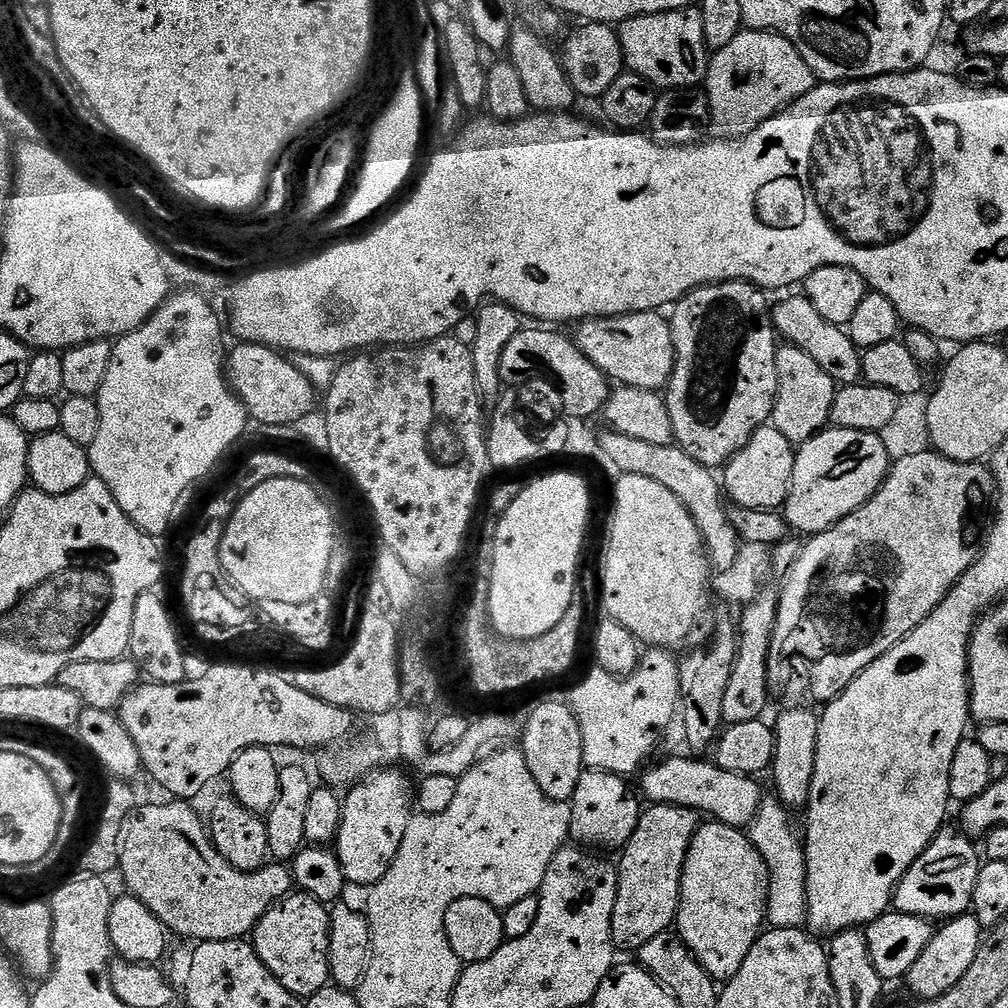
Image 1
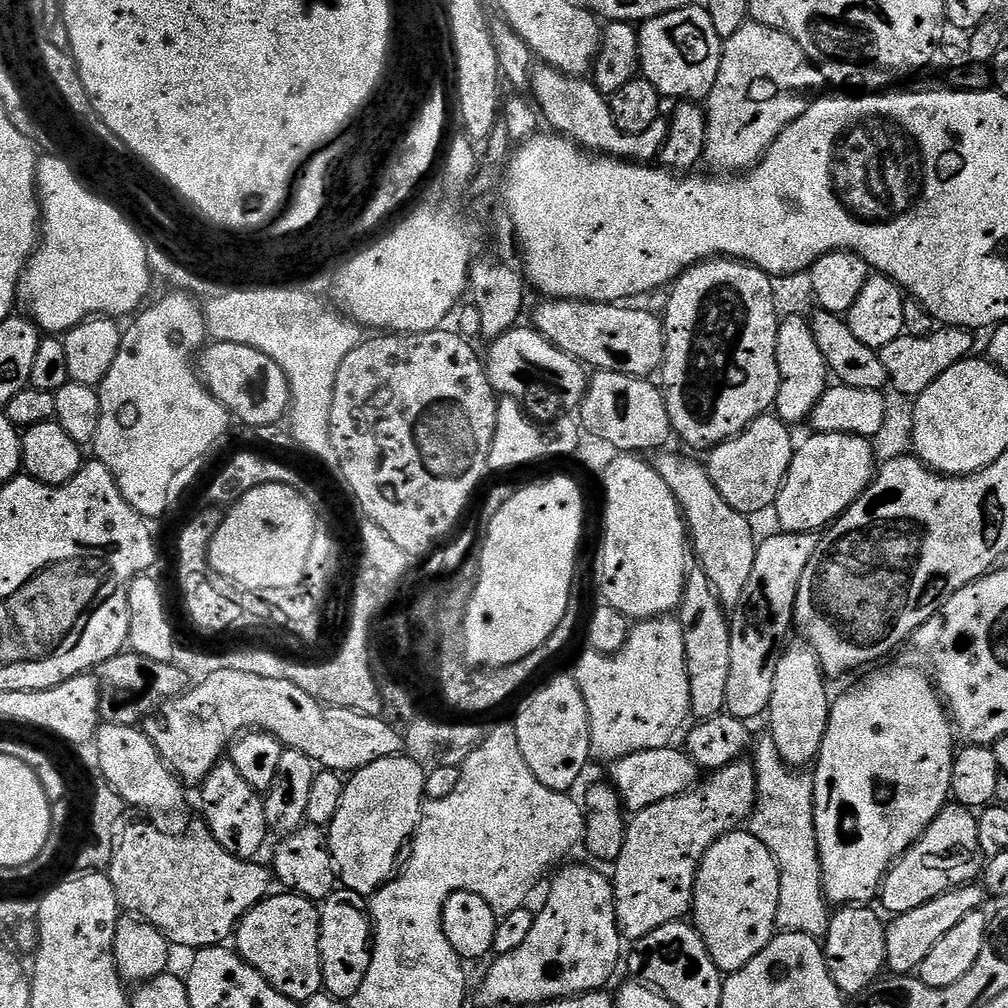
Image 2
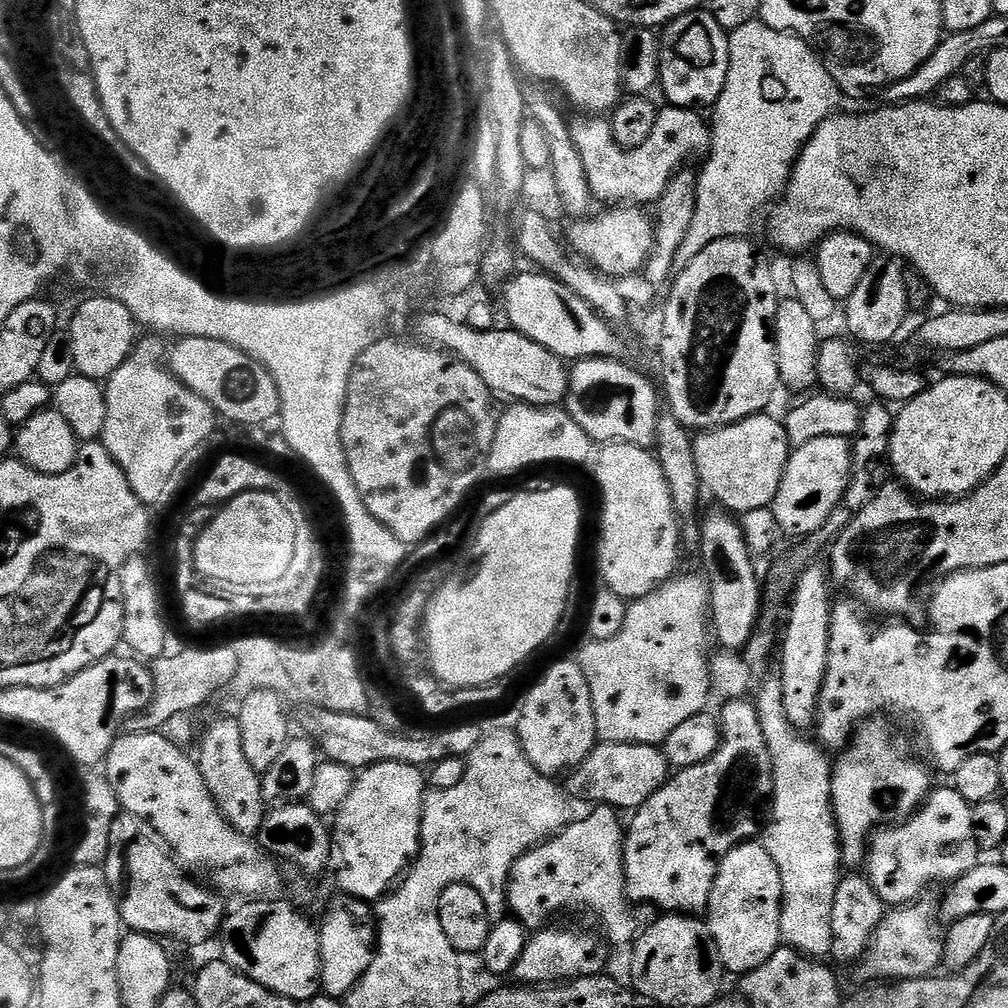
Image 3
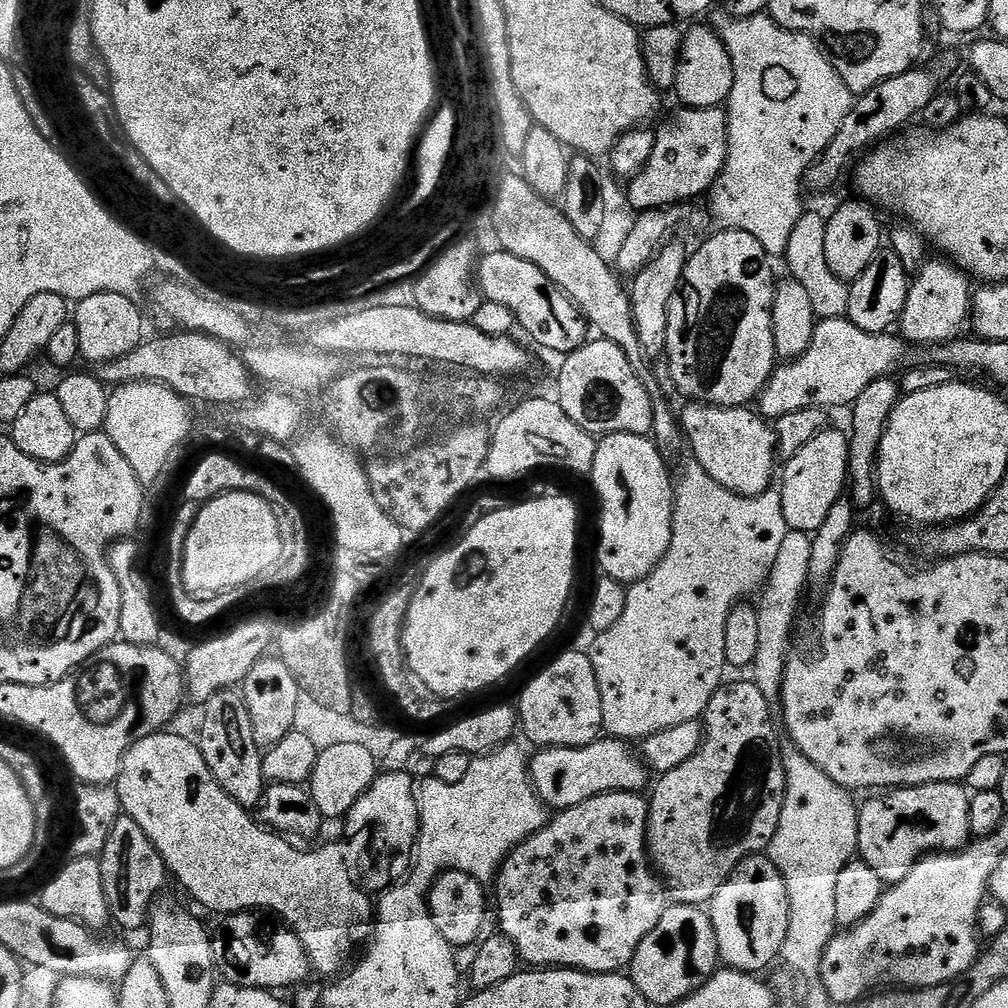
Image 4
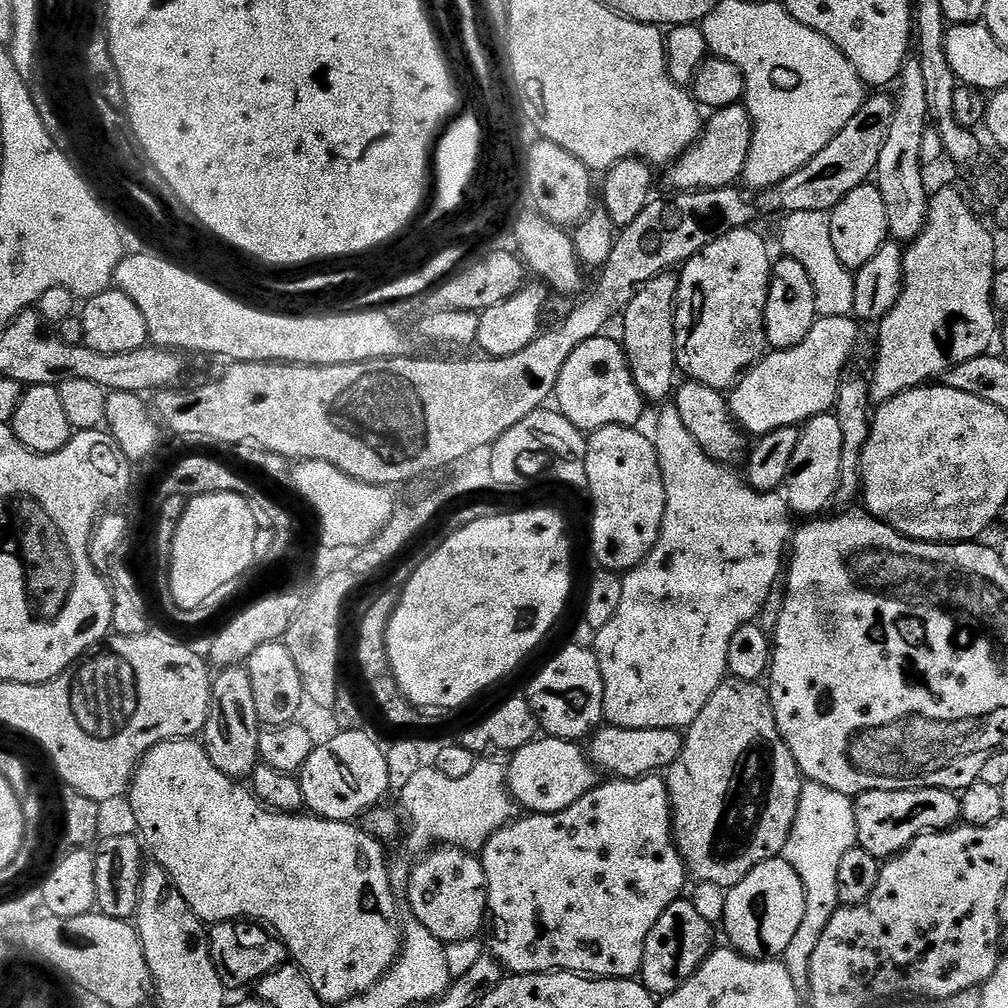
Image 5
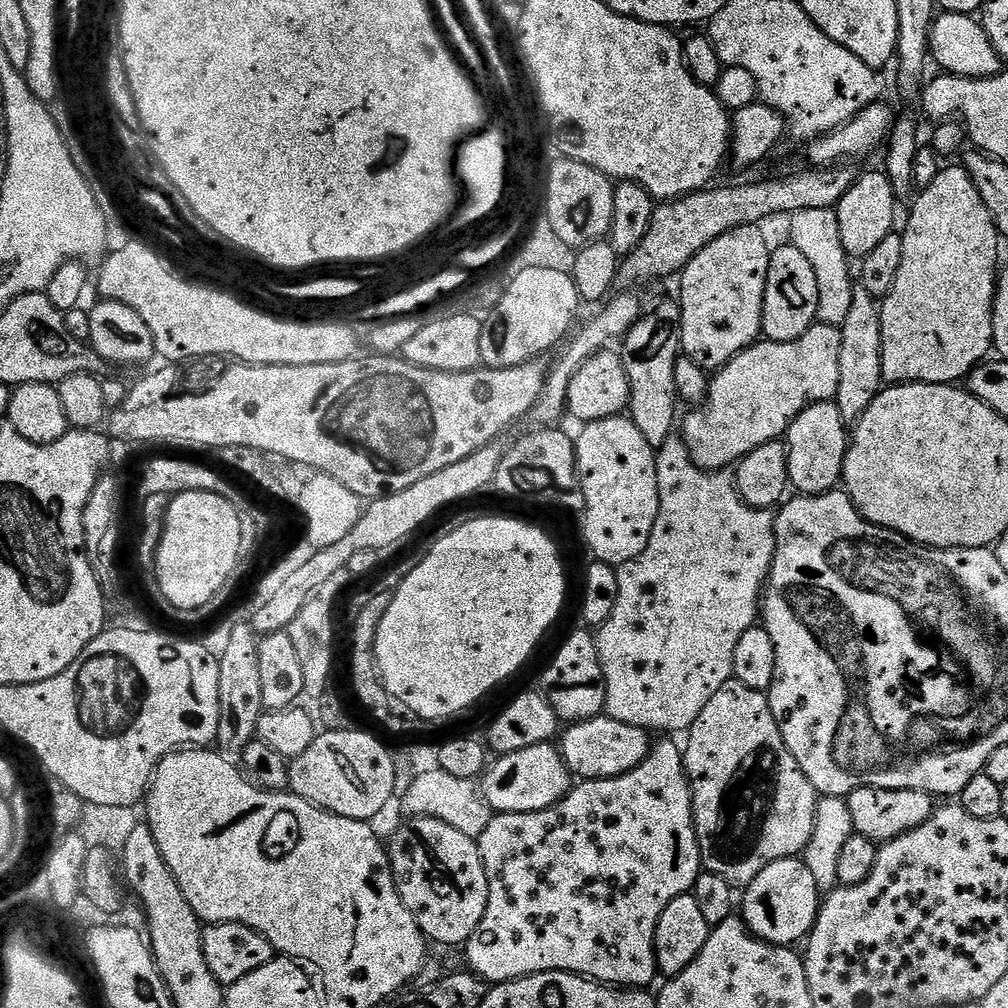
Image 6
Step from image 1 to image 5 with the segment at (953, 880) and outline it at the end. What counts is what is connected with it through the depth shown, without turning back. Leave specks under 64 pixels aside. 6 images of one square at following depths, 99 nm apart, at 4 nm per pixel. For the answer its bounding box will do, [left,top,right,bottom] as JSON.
[855,788,960,858]

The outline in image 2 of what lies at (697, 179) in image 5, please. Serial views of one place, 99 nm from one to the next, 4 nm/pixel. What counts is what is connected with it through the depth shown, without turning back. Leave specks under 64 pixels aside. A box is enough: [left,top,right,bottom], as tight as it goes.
[531,63,668,162]

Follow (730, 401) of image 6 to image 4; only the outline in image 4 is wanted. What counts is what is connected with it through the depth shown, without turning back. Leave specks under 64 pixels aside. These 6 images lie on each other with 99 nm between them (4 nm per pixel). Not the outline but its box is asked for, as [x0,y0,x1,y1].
[758,318,925,422]

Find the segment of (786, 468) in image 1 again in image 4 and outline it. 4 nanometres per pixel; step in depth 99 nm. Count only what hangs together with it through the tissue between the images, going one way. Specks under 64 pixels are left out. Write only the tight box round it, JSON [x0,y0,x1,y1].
[678,402,778,496]

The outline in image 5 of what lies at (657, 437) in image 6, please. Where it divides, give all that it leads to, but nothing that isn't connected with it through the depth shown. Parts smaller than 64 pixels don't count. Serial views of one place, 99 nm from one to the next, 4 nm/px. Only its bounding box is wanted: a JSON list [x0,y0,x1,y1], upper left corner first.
[622,271,679,402]

